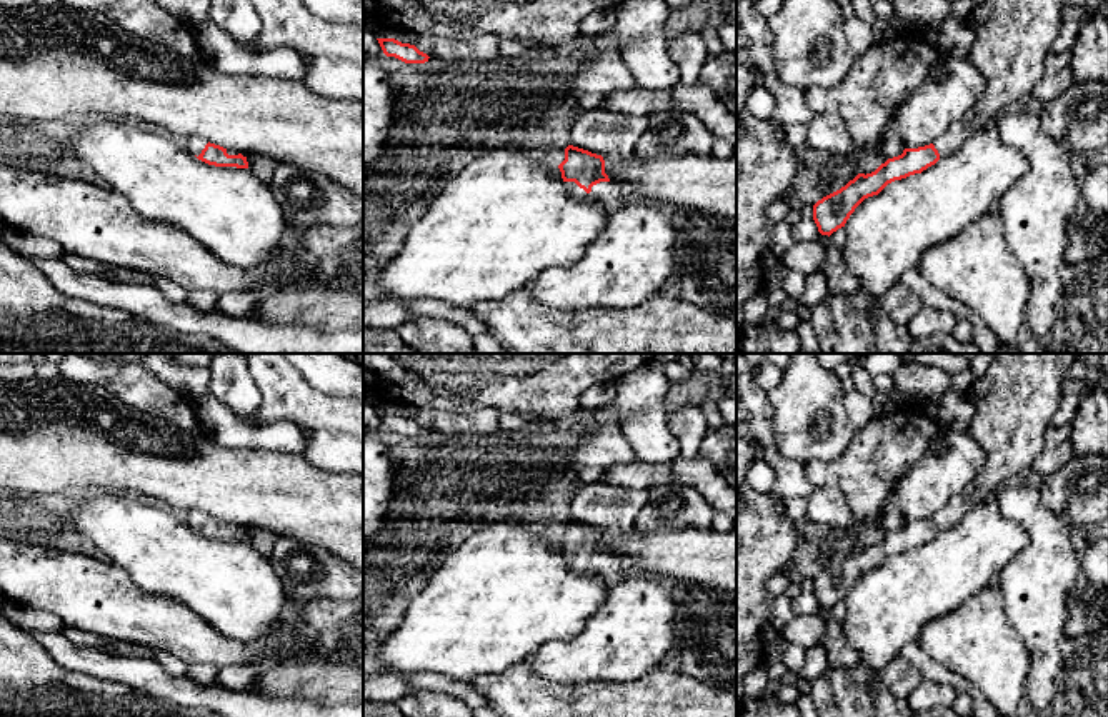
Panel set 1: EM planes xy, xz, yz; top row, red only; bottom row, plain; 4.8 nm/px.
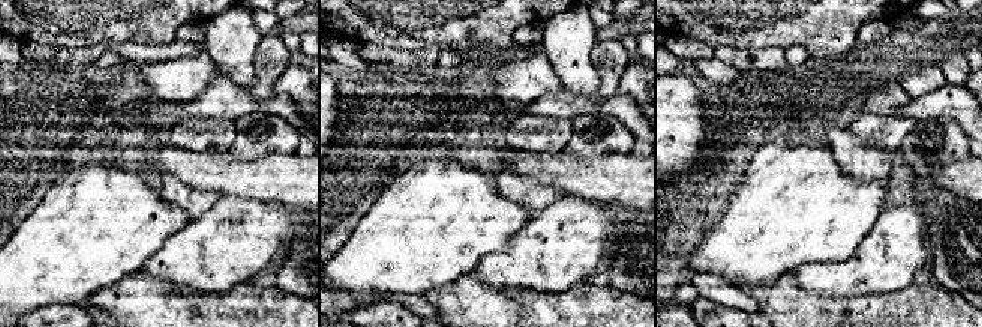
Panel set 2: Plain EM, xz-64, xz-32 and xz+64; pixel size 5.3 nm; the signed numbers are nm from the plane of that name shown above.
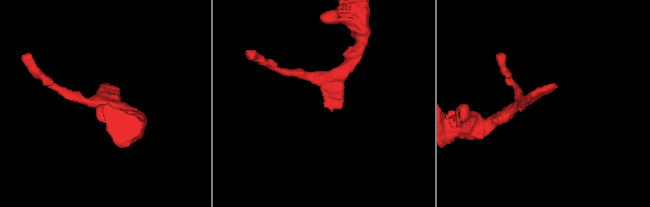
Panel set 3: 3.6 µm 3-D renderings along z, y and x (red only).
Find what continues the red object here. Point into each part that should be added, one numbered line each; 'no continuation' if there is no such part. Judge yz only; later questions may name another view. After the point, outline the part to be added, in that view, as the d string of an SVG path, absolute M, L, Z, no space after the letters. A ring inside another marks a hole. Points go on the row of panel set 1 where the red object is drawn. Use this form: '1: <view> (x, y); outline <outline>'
1: yz (1012, 39); outline M985 0L966 18L973 30L971 63L985 77L985 95L933 145L945 158L970 135L995 125L1005 108L1026 95L1045 72L1068 0Z

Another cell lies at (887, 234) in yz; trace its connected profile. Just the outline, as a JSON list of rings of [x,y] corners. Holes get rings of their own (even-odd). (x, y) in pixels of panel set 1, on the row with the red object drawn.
[[[995,125],[983,127],[966,138],[951,155],[940,158],[921,173],[888,183],[878,195],[865,198],[845,223],[843,262],[861,288],[880,298],[900,283],[901,275],[918,268],[923,253],[965,230],[981,215],[995,210],[998,198],[1028,172],[1028,162],[1020,150],[1005,145]]]

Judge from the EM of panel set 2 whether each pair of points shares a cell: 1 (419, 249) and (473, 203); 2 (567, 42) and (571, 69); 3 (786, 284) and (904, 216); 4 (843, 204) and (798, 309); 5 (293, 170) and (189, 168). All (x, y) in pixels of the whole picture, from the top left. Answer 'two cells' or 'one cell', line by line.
1: one cell
2: one cell
3: two cells
4: two cells
5: one cell

